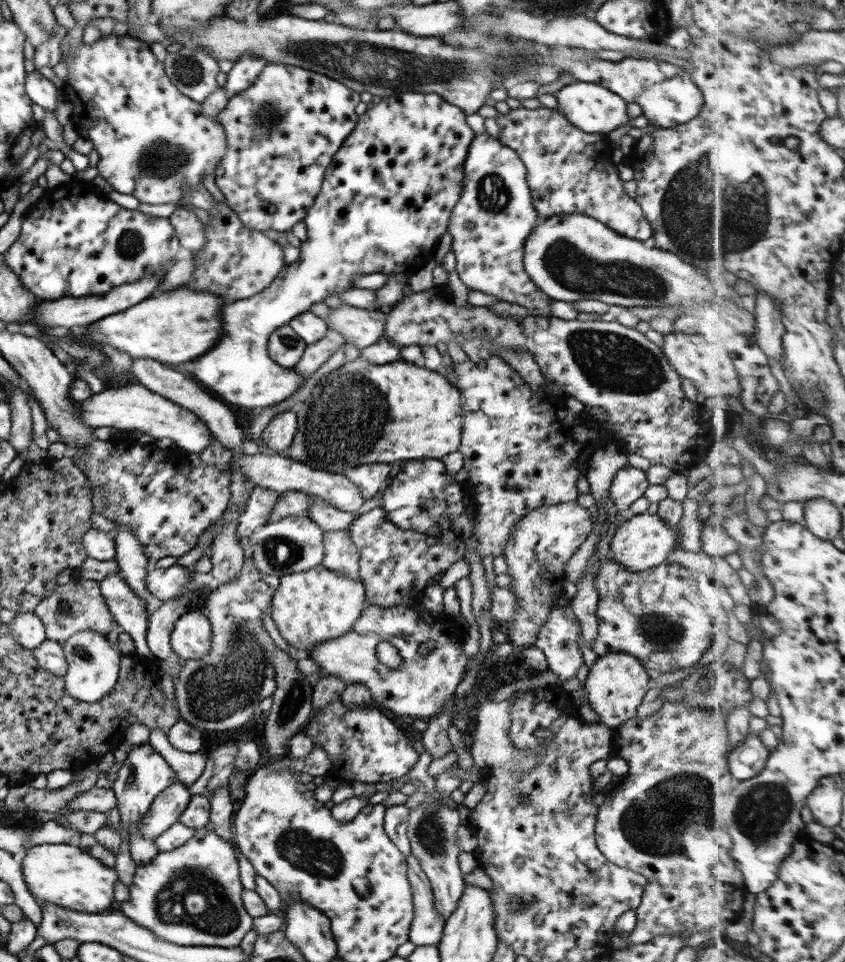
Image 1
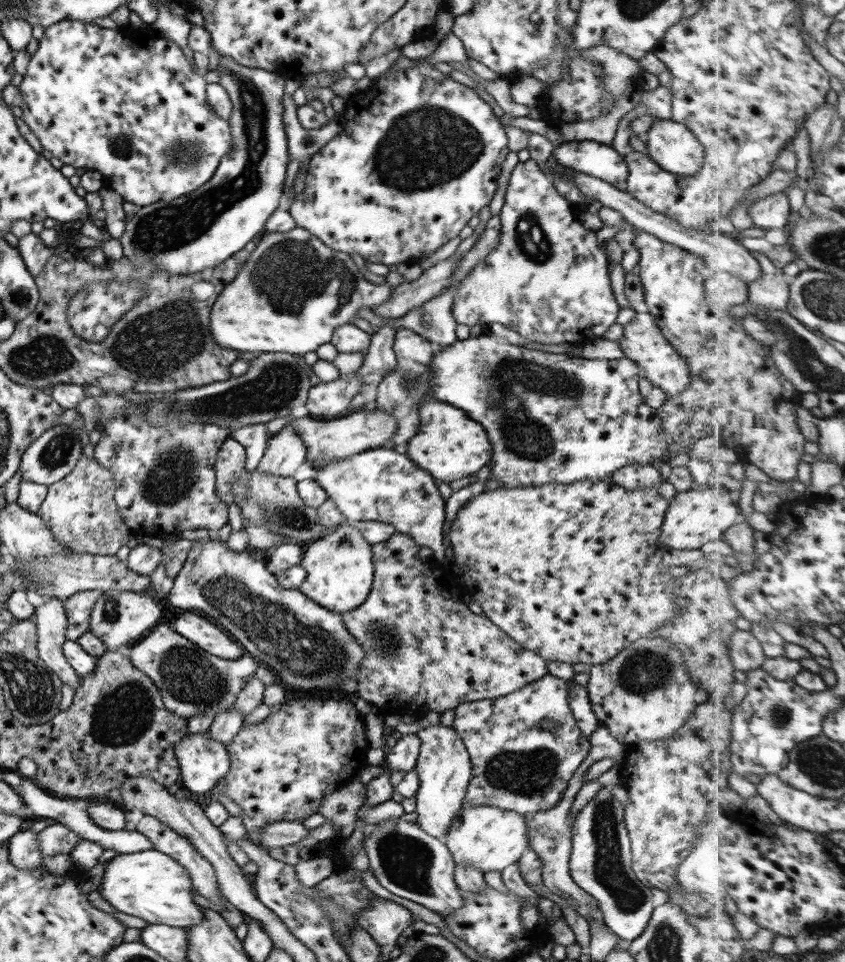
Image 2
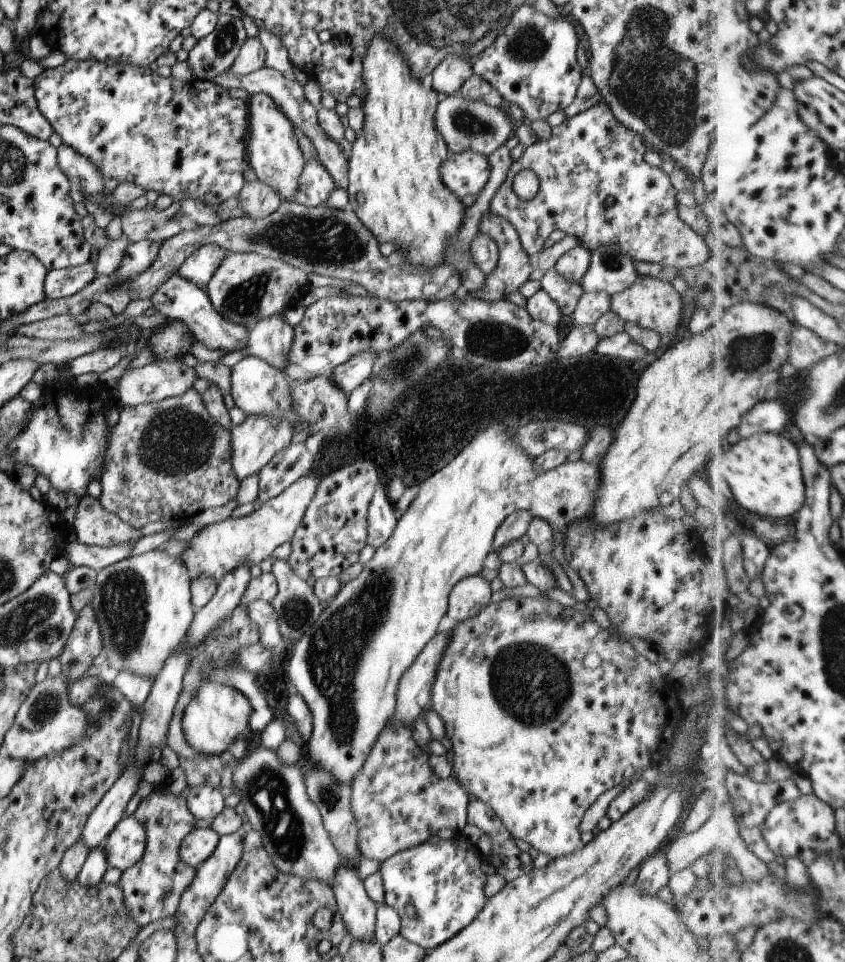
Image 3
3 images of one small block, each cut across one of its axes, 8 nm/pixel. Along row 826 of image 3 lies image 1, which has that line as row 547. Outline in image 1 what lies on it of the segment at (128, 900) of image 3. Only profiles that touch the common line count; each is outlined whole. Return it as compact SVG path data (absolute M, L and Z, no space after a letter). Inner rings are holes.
M100 439L74 453L75 465L87 476L94 488L93 510L113 522L128 525L142 543L151 566L166 556L180 557L190 552L206 528L223 516L231 499L231 472L220 472L210 464L206 468L193 467L188 453L178 446L161 449L155 443L138 444L127 441Z

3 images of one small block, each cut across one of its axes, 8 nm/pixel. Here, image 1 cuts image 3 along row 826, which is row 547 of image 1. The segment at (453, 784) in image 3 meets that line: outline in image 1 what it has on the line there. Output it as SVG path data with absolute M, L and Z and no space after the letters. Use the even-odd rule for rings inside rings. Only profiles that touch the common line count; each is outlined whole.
M378 506L364 515L357 515L349 526L348 533L361 556L359 575L367 594L365 607L392 608L399 604L402 597L408 598L410 593L420 596L430 582L429 578L465 558L465 543L462 539L456 538L450 545L442 545L442 533L439 536L428 536L402 530L390 522L386 511Z

